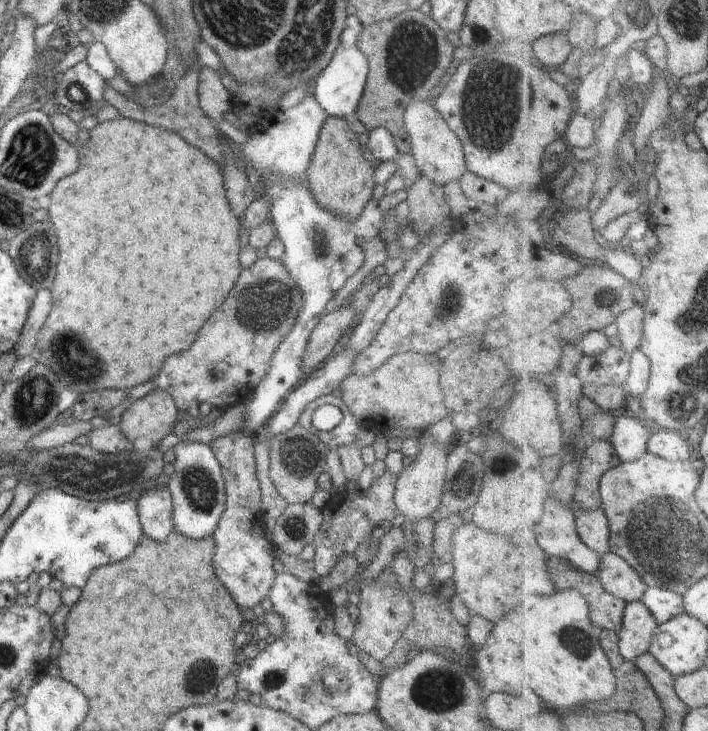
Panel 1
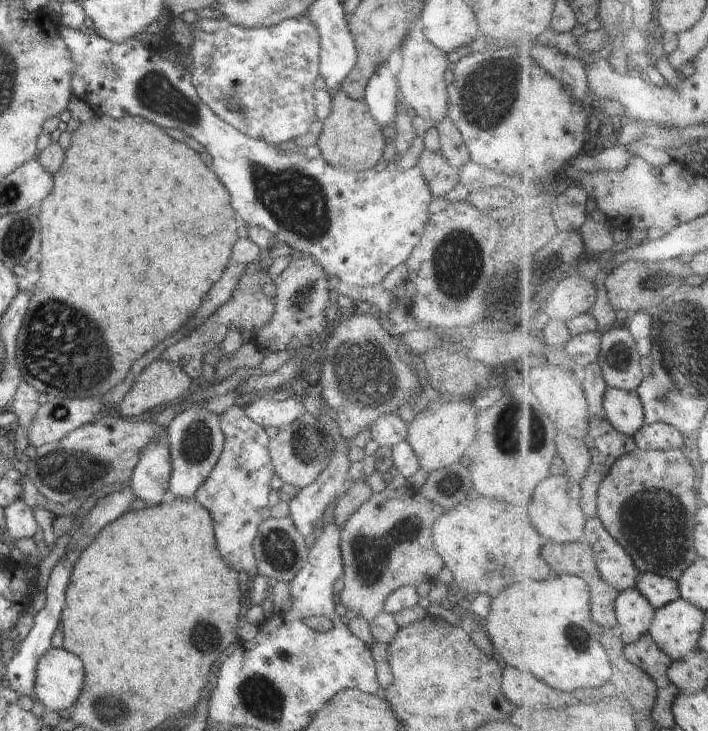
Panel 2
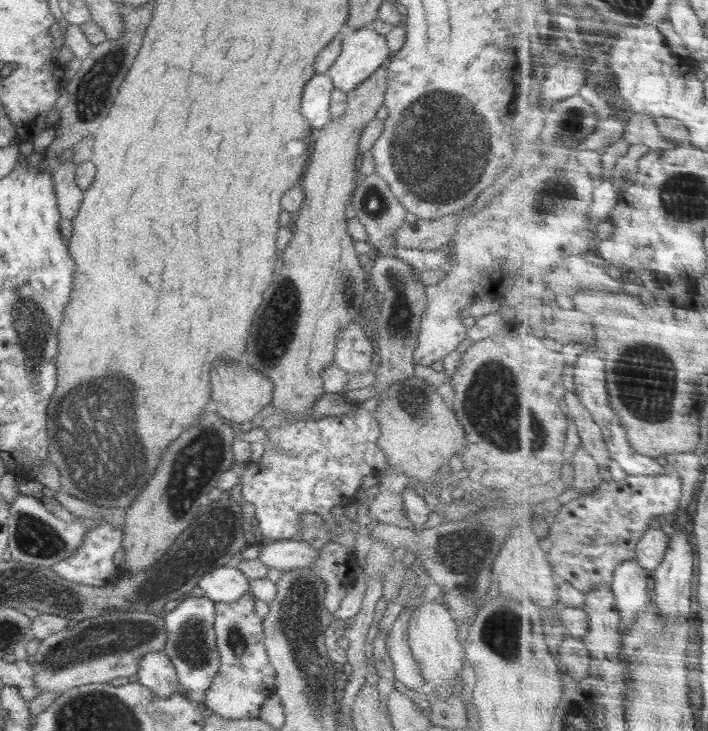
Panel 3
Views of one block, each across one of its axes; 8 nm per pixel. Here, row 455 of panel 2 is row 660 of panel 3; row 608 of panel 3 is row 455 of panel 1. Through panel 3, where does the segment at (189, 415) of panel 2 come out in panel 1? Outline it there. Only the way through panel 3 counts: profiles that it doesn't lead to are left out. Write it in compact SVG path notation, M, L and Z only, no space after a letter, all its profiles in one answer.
M184 440L175 445L167 458L163 481L173 502L172 518L176 531L191 539L211 537L225 509L225 482L221 464L208 444Z

